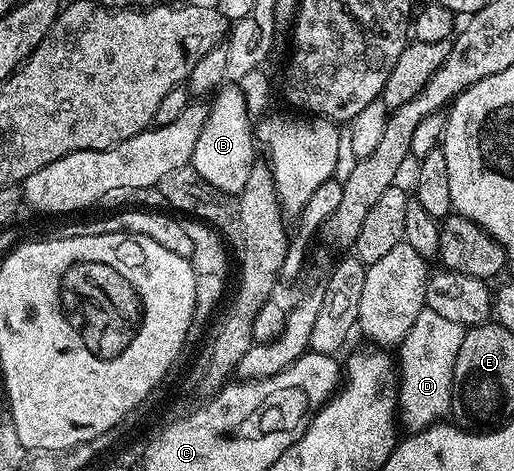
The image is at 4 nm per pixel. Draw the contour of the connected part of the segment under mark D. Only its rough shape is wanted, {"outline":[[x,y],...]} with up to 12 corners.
{"outline":[[426,307],[399,345],[406,433],[450,415],[466,329]]}

